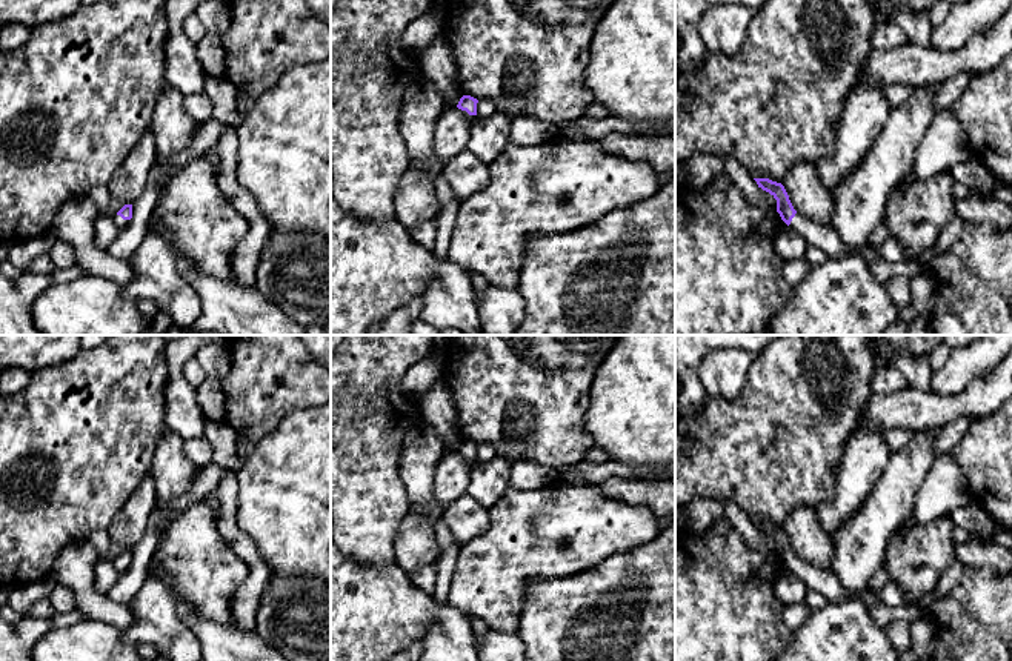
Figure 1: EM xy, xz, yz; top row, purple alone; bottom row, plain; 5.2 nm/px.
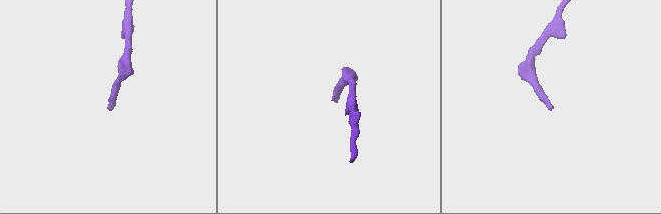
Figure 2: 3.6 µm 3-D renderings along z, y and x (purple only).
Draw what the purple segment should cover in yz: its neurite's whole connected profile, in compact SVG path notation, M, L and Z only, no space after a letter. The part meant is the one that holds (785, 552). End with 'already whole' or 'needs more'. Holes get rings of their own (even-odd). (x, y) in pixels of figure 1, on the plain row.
M754 523L763 535L769 536L777 544L777 556L781 564L795 576L801 578L807 589L820 592L827 601L843 601L847 593L846 589L838 583L837 576L831 572L820 570L812 564L800 560L781 527L769 523Z; needs more

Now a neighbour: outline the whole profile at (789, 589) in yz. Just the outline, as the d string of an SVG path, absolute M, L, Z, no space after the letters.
M784 570L778 575L774 590L781 603L800 604L806 600L807 586L801 578L792 575L789 570Z

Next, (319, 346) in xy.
M298 335L309 354L331 374L331 335Z

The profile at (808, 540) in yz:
M797 507L784 520L783 530L797 558L834 573L834 541L821 529L815 509Z

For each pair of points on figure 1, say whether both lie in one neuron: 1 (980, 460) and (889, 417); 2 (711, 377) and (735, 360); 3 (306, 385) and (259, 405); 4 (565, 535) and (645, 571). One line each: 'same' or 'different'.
1: different
2: same
3: same
4: different

